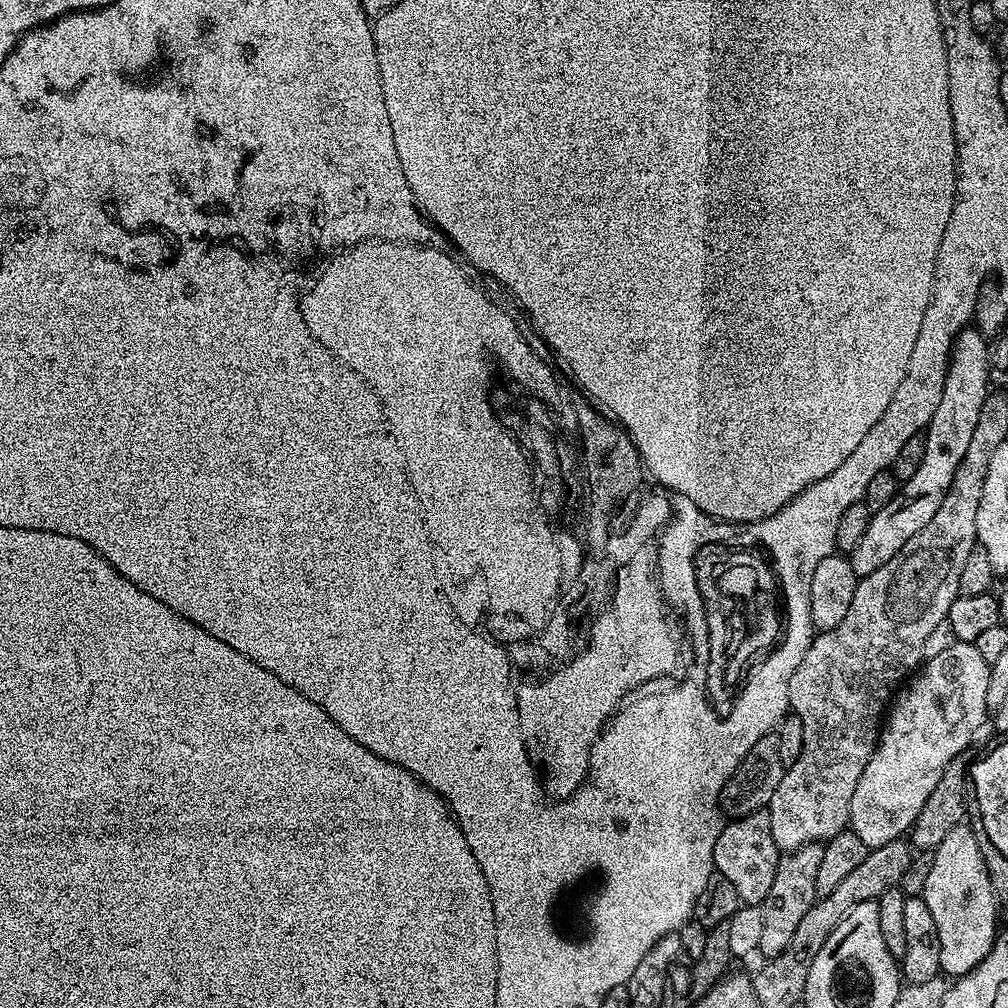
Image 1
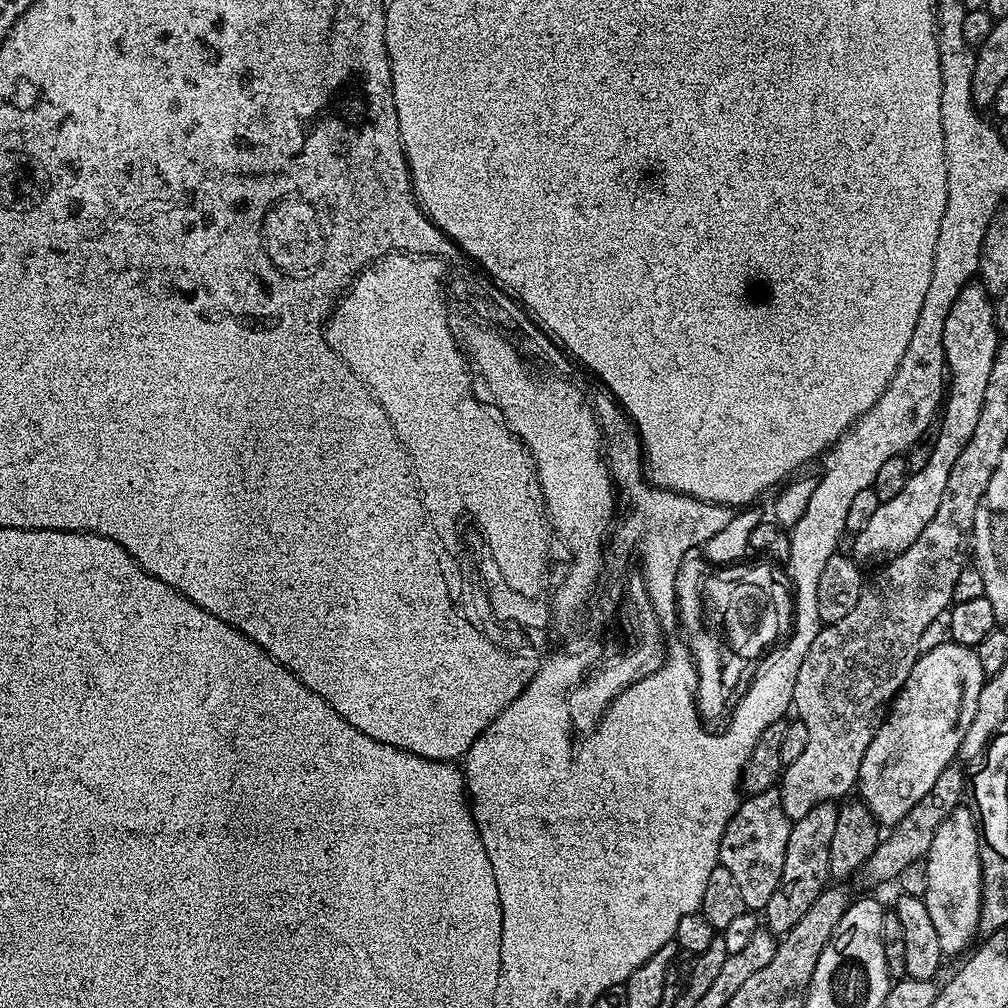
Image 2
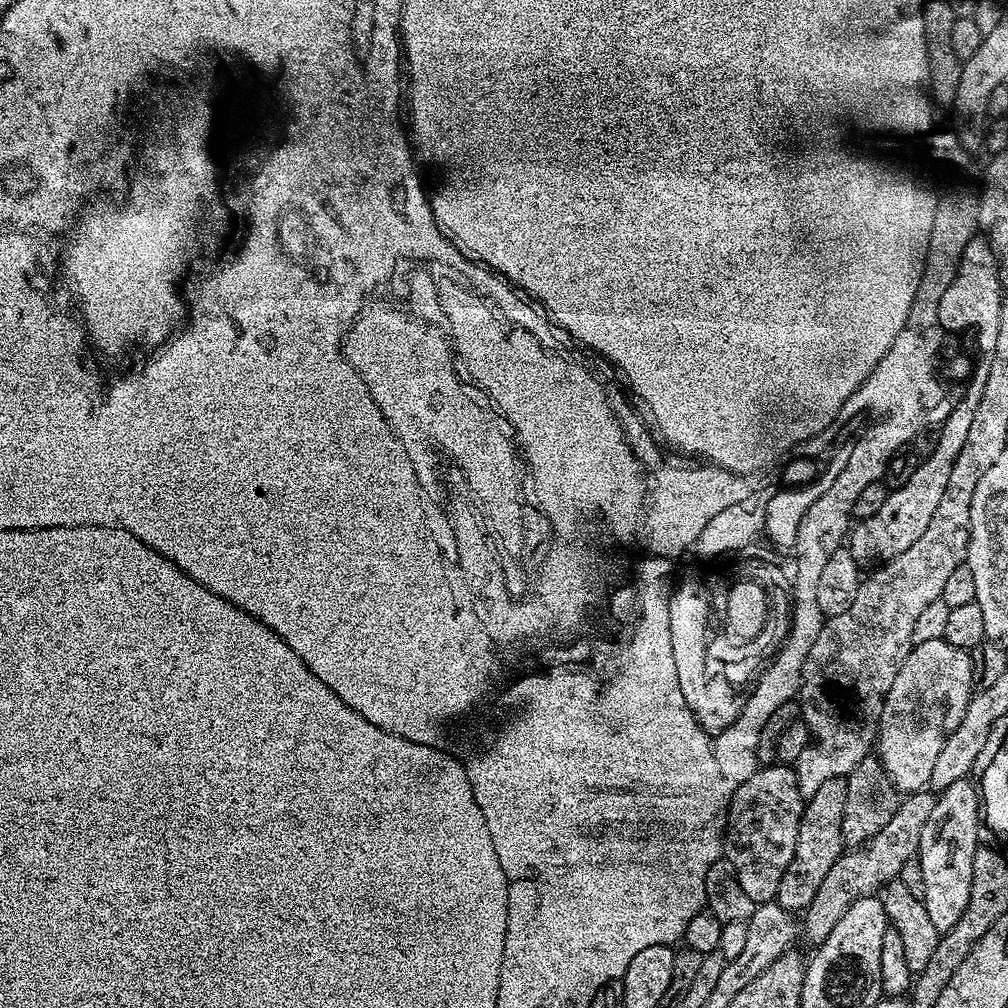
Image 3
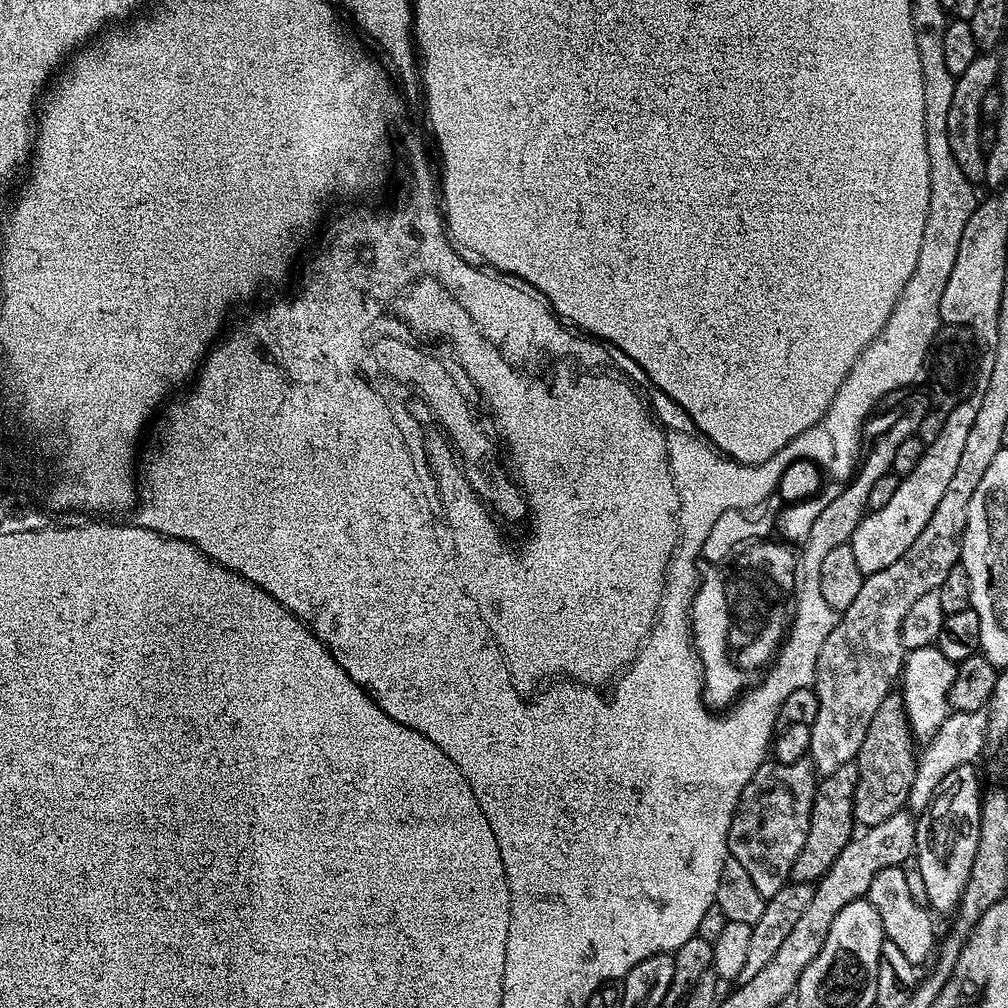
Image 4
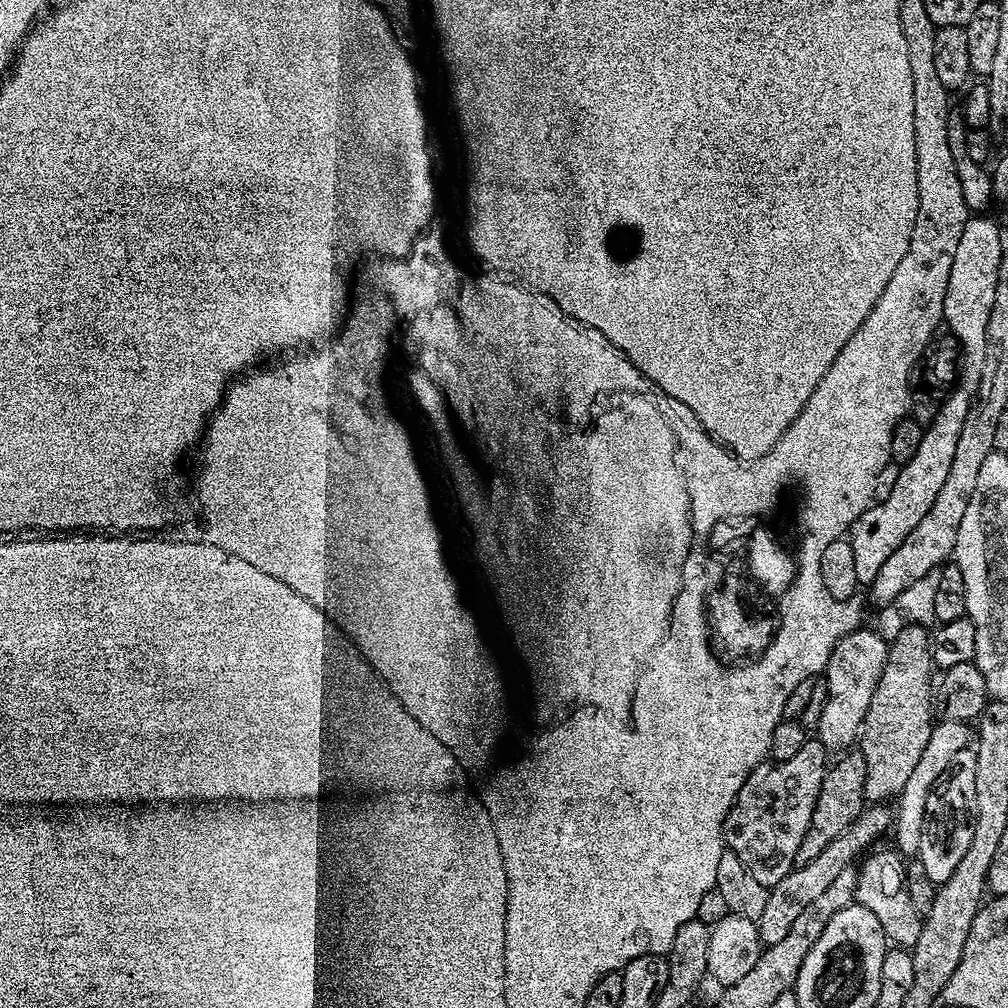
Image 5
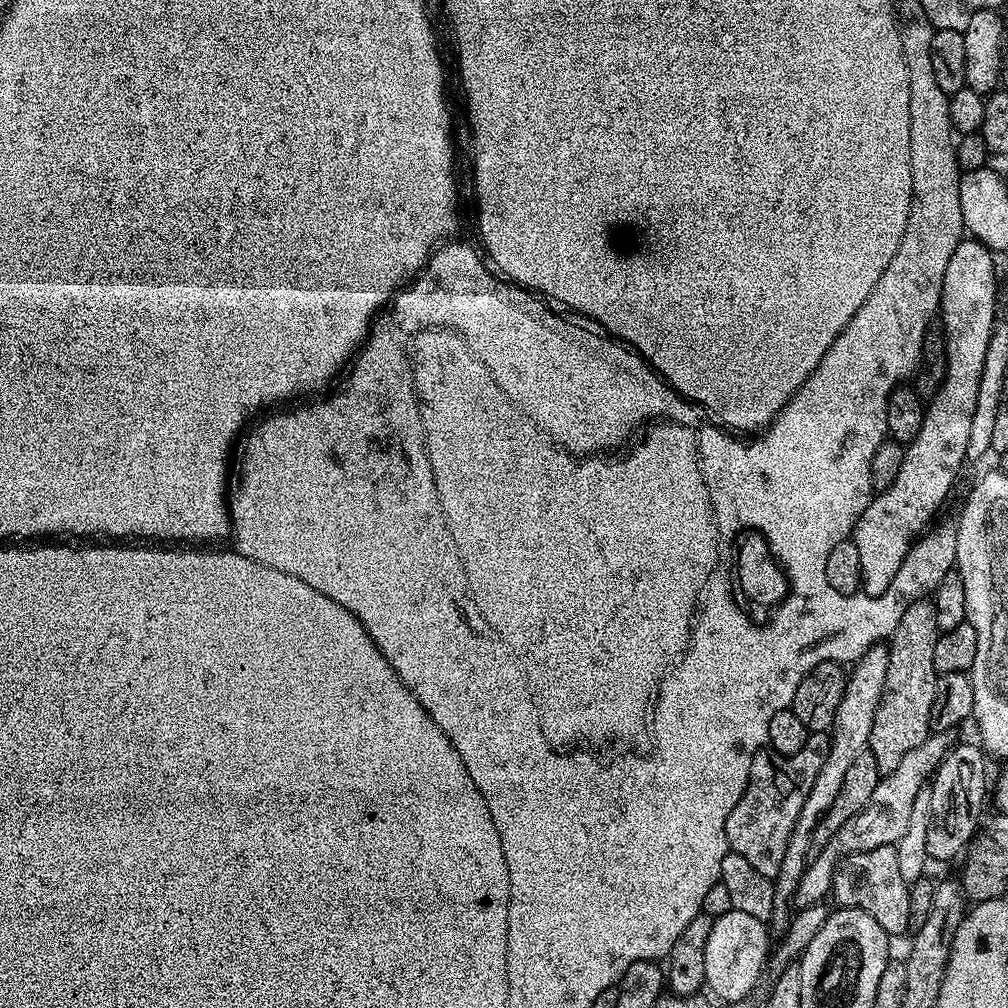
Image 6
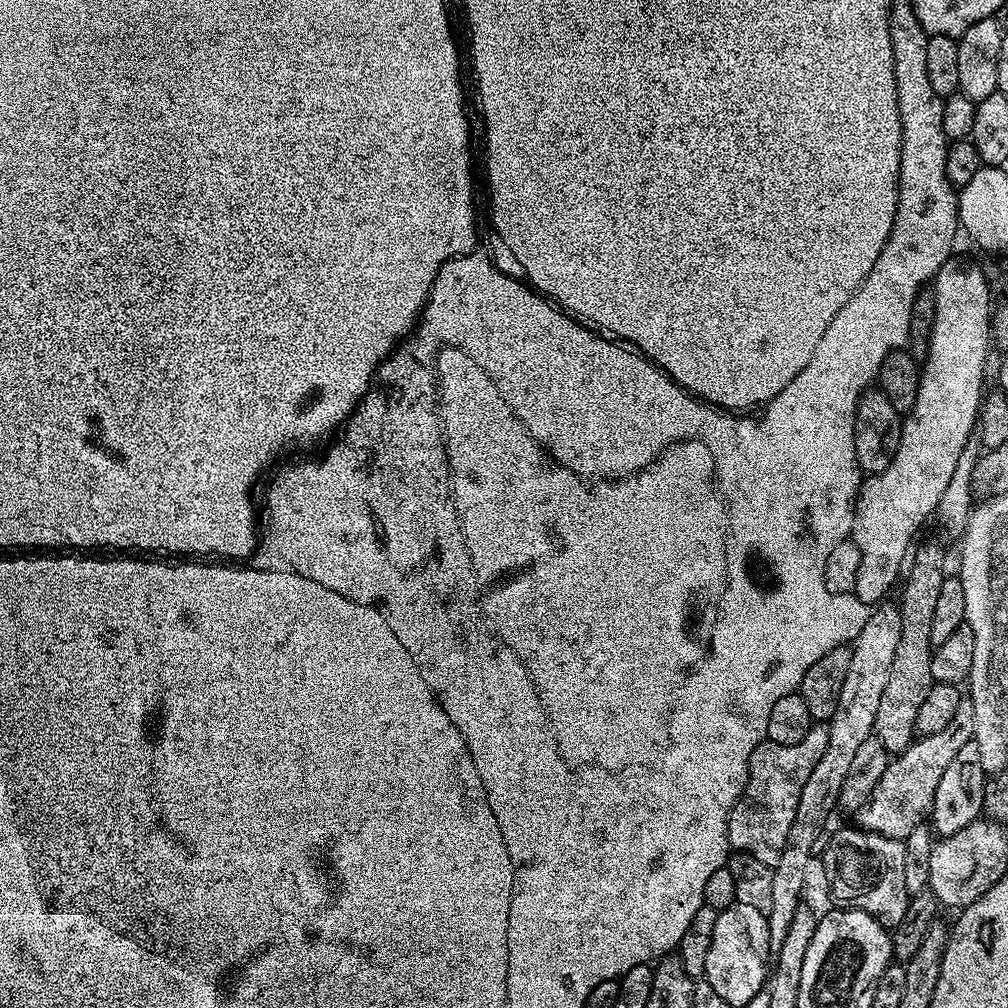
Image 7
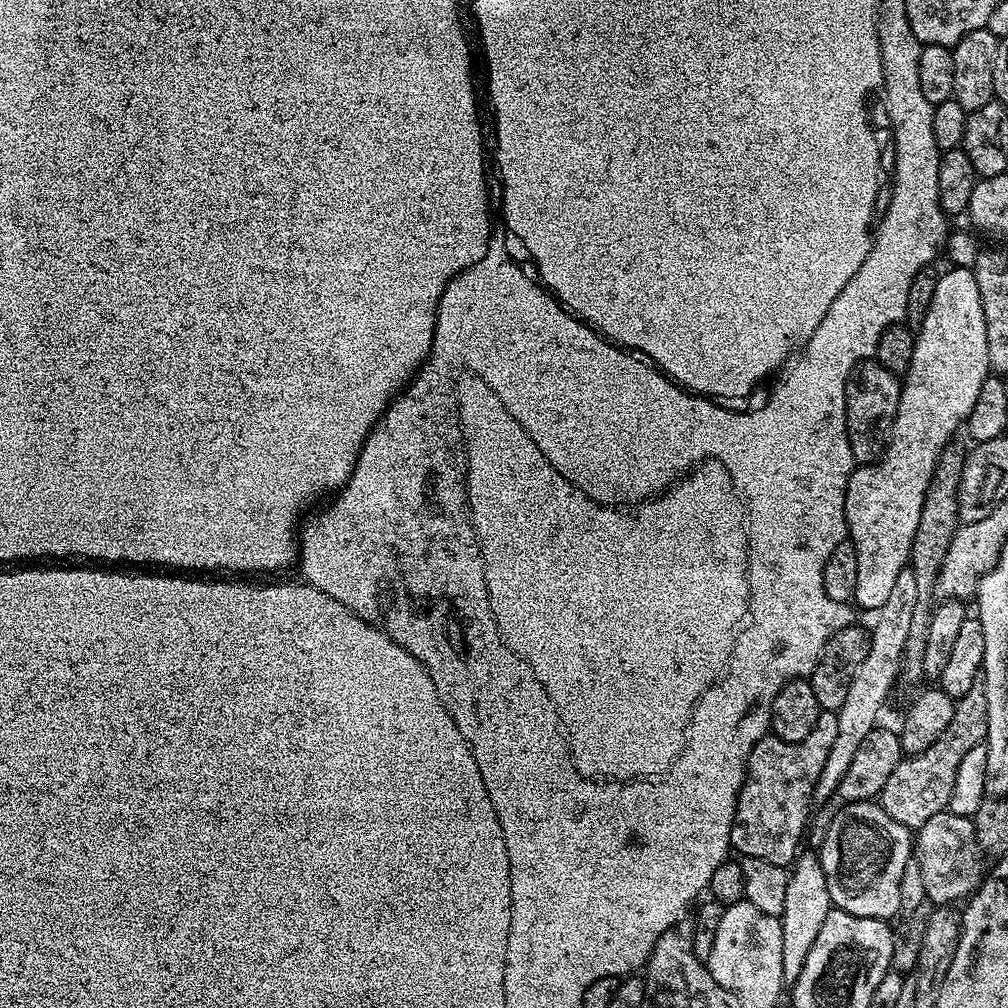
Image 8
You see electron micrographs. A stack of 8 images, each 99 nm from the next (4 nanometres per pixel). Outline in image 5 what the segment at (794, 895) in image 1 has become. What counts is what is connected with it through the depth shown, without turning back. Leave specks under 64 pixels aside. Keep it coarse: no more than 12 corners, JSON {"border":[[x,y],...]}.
{"border":[[866,758],[824,774],[797,865],[814,862],[866,807]]}

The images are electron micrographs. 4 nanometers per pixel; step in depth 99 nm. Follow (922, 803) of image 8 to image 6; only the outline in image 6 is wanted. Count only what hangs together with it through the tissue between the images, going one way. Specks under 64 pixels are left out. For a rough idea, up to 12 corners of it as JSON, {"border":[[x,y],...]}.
{"border":[[930,734],[809,859],[797,909],[831,893],[849,852],[895,846],[953,747]]}

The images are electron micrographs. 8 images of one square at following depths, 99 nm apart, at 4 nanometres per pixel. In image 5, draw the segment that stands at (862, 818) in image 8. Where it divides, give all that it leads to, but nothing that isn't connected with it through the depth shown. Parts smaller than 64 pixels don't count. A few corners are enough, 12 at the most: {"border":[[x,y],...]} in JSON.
{"border":[[895,850],[859,865],[855,903],[893,945],[911,950],[922,916]]}

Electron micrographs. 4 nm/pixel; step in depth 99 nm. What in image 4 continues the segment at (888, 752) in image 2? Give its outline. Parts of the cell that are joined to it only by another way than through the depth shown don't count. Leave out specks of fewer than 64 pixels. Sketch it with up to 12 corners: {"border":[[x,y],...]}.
{"border":[[935,646],[905,655],[898,681],[917,741],[946,722],[956,665]]}

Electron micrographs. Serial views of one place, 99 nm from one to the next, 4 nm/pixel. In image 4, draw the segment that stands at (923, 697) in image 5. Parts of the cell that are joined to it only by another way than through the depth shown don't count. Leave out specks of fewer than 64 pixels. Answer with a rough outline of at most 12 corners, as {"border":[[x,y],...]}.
{"border":[[890,694],[854,761],[852,819],[905,811],[918,744]]}

